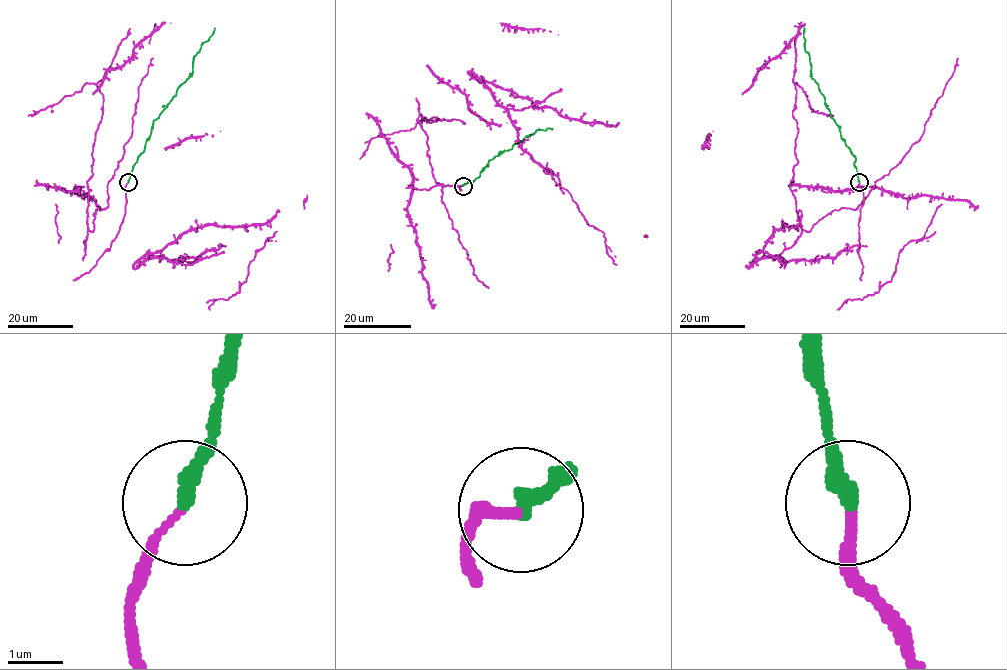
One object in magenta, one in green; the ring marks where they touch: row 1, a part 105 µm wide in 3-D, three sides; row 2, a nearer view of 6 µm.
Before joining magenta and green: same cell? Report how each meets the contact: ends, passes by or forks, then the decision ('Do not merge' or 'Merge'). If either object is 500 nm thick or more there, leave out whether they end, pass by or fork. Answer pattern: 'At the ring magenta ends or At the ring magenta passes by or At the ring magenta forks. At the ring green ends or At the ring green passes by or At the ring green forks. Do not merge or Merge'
At the ring magenta ends. At the ring green ends. Merge

